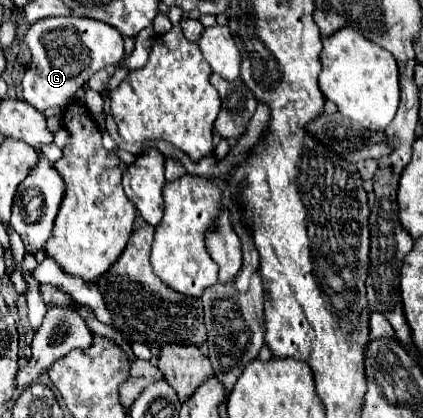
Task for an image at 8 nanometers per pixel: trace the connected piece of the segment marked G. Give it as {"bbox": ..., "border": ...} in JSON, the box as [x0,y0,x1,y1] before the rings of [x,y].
{"bbox":[22,18,124,112],"border":[[[42,18],[36,20],[24,42],[32,52],[30,68],[22,78],[22,96],[36,110],[44,112],[46,108],[64,108],[74,100],[78,88],[84,88],[90,76],[110,64],[120,64],[124,56],[124,38],[122,34],[104,22],[92,18]]]}

